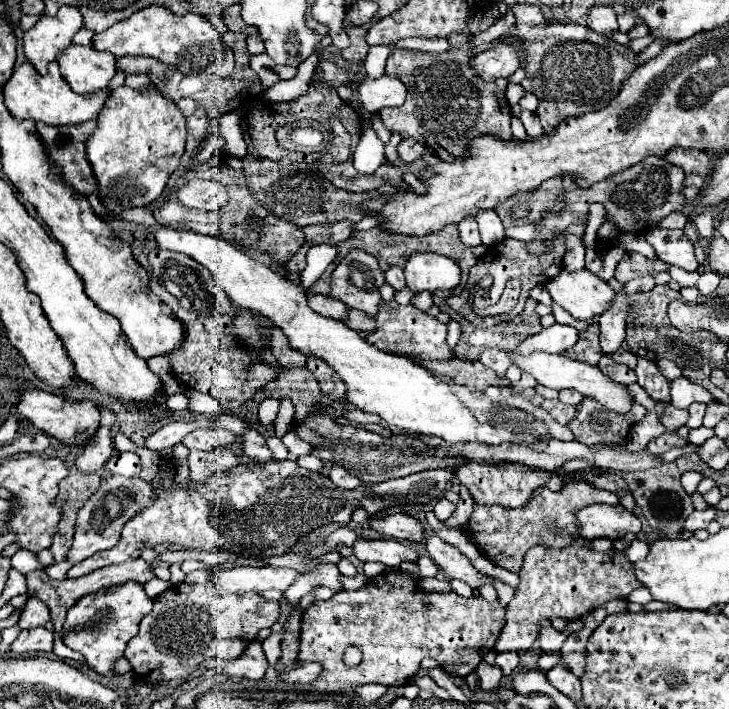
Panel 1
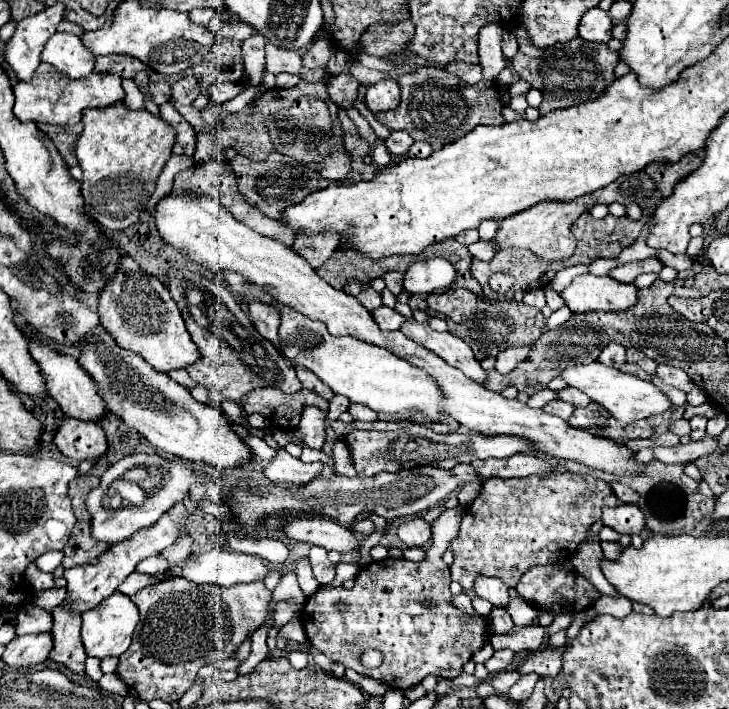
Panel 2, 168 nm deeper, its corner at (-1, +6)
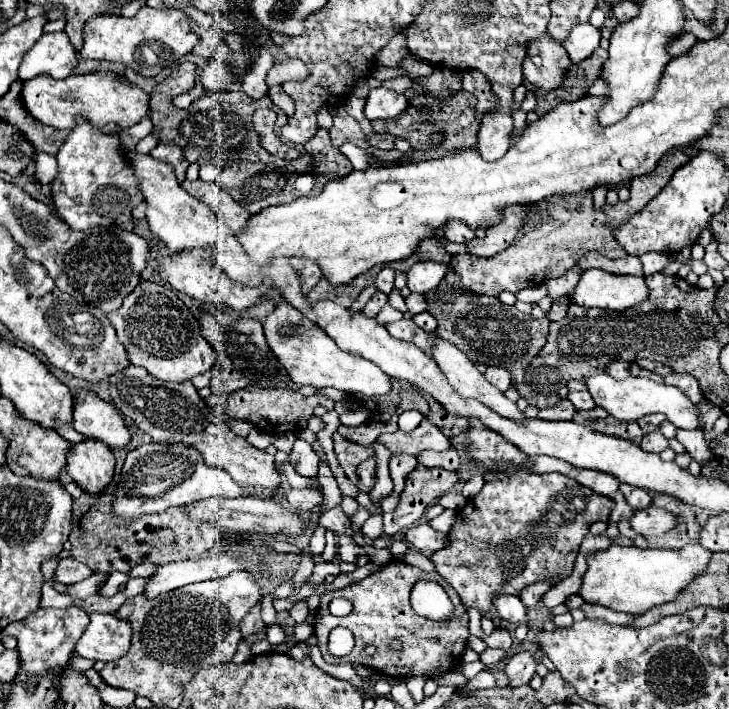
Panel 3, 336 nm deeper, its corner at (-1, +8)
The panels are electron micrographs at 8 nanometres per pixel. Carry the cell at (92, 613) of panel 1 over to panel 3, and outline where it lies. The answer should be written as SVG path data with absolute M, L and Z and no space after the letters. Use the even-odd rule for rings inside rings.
M90 614L90 624L76 644L76 654L112 662L128 652L130 636L130 624L118 620L114 614Z

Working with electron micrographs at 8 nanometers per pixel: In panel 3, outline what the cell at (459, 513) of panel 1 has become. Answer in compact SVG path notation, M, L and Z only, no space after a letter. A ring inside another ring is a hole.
M390 562L384 566L378 574L372 574L356 584L350 584L342 590L328 592L322 596L320 608L314 614L316 624L314 624L314 634L318 636L318 646L322 650L322 656L328 664L340 664L340 662L356 662L364 666L372 666L374 670L388 674L388 676L414 676L414 674L444 674L450 672L456 664L460 664L462 652L466 648L466 638L468 638L468 614L464 612L464 607L460 597L453 588L437 573L426 574L423 570L400 562ZM418 580L434 580L442 585L448 598L453 601L454 614L446 622L432 622L424 616L418 616L412 606L410 606L410 592ZM334 598L346 598L352 602L352 612L344 618L328 616L328 604ZM344 626L352 630L356 638L356 646L348 656L336 658L328 652L328 634L332 628ZM374 644L376 654L366 656L364 646Z

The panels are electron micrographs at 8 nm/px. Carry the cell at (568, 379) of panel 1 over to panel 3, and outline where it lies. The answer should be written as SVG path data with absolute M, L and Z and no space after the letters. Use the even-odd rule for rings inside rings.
M598 372L592 378L586 380L588 392L592 394L594 402L602 408L608 410L610 416L618 418L618 420L638 420L646 414L654 414L660 412L664 414L676 428L682 430L696 430L702 428L702 420L700 420L700 410L694 402L690 402L680 390L676 390L676 386L668 386L668 384L658 384L650 378L626 378L626 380L614 380L608 372Z

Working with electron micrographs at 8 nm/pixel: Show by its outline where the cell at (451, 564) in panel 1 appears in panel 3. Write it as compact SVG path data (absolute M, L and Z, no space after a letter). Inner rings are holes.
M498 596L494 600L494 608L500 618L512 622L512 624L522 624L526 620L528 608L522 604L518 596Z

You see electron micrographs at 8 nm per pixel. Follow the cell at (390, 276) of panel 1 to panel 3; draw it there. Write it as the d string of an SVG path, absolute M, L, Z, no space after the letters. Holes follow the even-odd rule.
M382 268L378 274L376 274L376 282L374 282L376 290L384 292L384 294L390 294L392 288L394 288L394 270L392 268Z

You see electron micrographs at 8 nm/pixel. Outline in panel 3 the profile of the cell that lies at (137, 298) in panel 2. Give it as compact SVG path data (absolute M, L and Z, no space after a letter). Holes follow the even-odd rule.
M140 280L136 290L124 298L122 308L108 314L108 320L116 328L118 340L124 344L130 362L142 366L150 376L162 382L188 382L212 370L216 362L212 344L200 332L200 322L172 288Z

